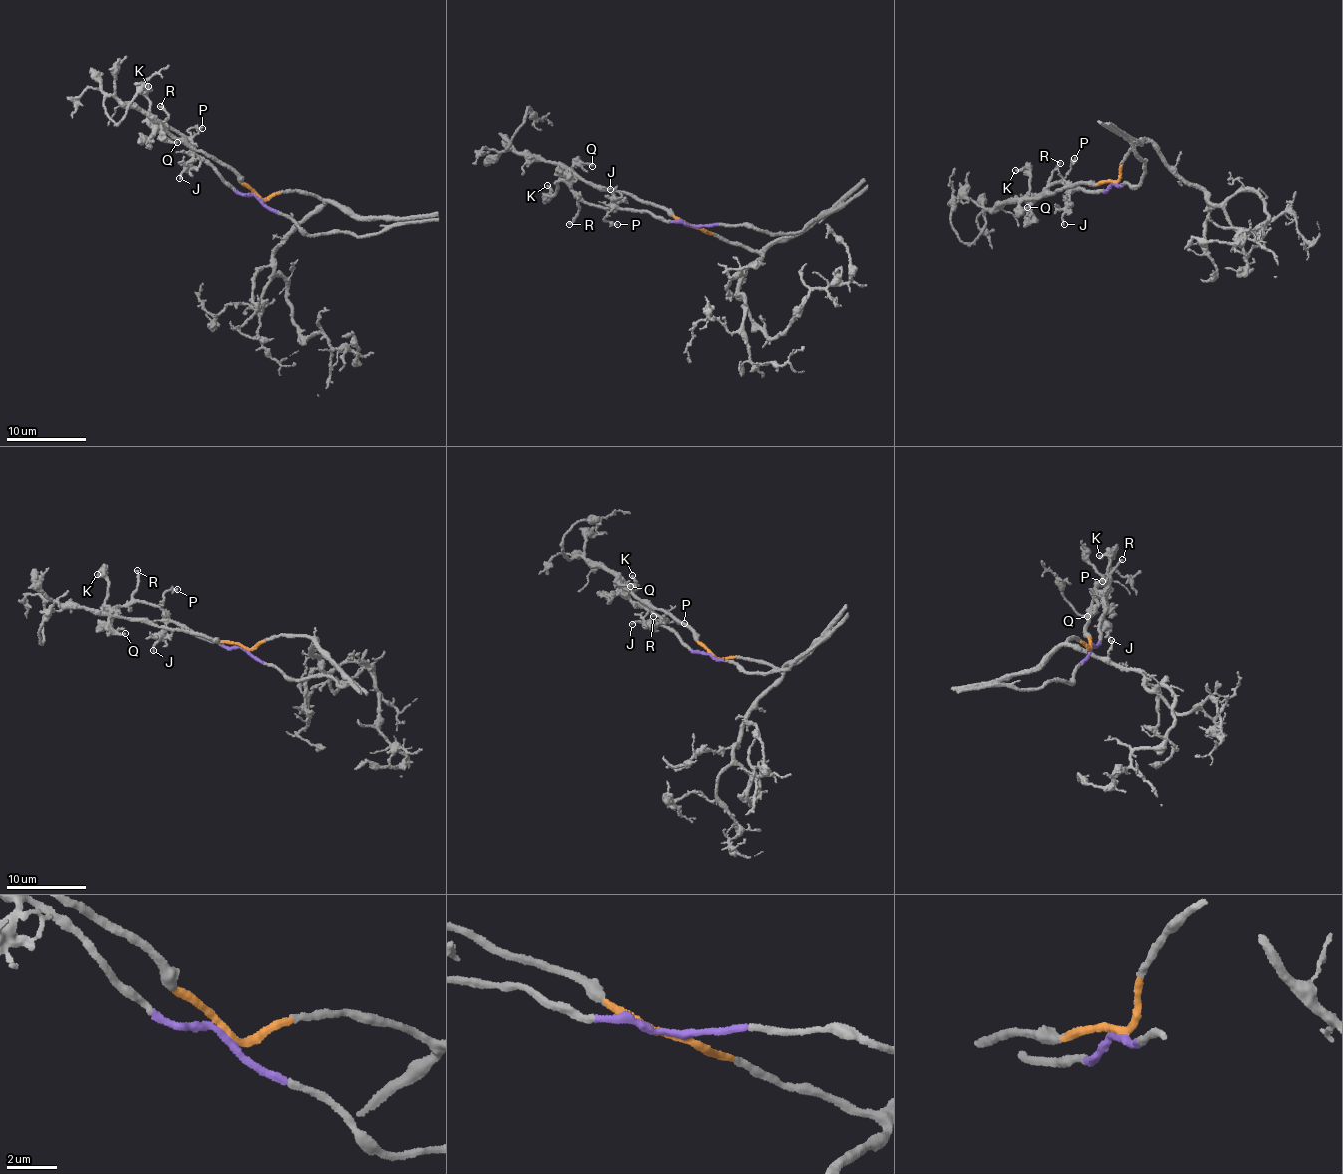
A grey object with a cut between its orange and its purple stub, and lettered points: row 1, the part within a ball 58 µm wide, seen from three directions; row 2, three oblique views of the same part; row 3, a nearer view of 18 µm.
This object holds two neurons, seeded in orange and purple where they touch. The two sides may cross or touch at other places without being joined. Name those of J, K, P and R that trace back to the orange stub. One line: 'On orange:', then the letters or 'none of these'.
On orange: none of these

